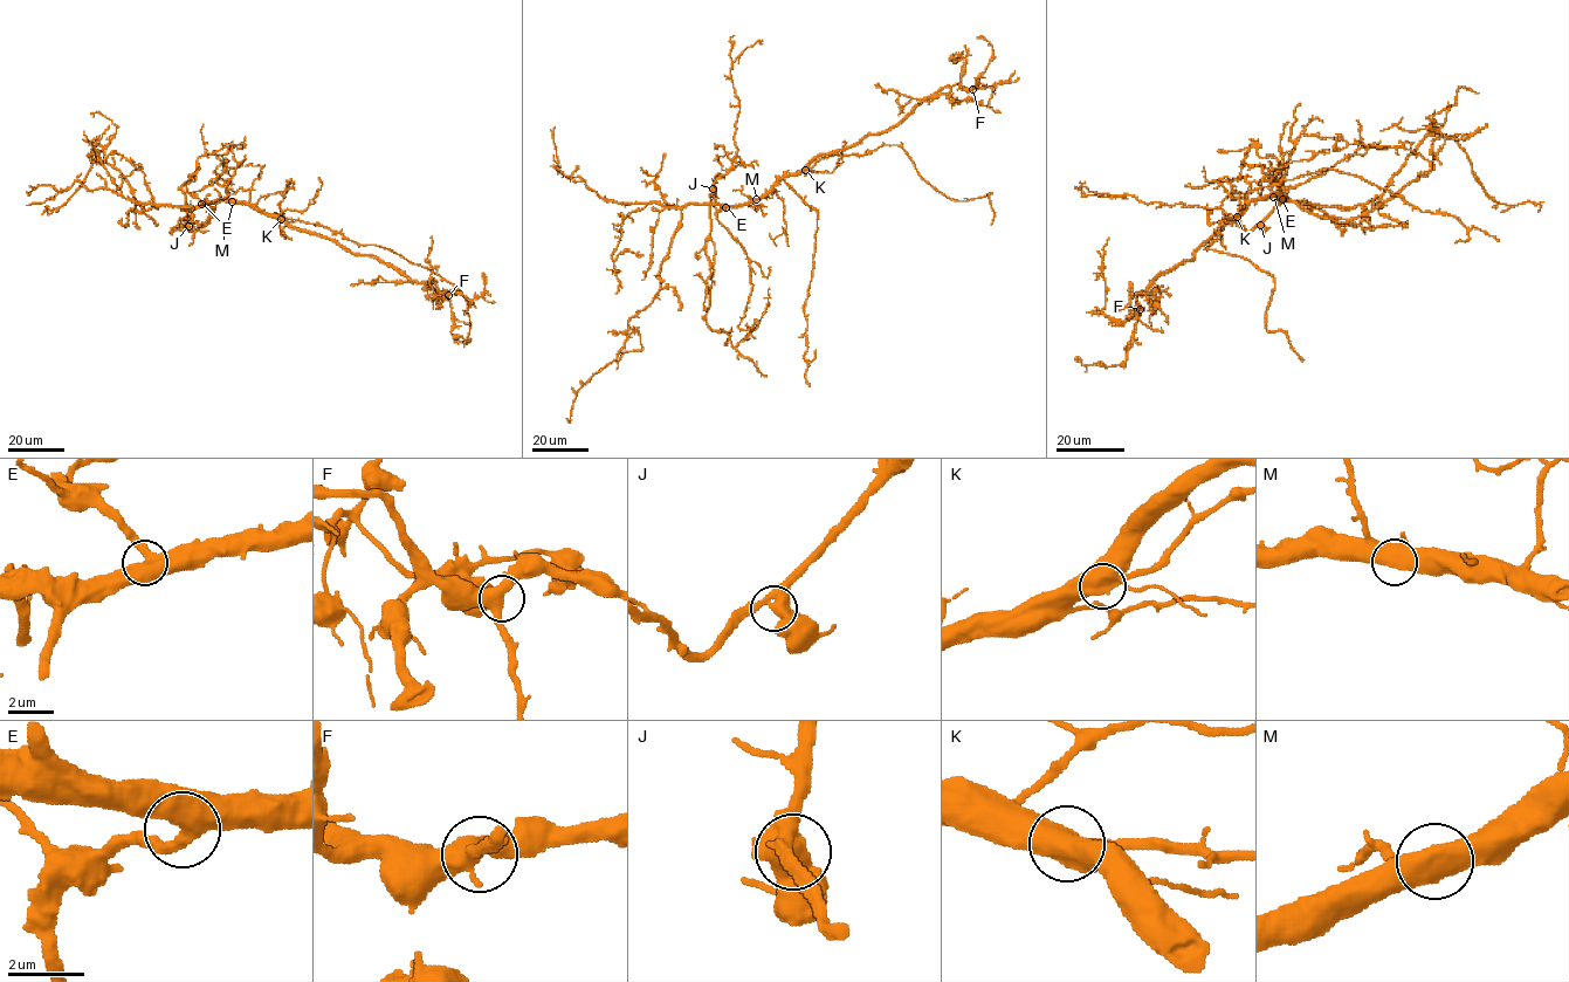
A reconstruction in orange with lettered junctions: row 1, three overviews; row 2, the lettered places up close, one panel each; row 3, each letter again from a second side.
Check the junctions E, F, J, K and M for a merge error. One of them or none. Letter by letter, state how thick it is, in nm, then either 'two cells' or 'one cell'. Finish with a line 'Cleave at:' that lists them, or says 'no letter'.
E: 480 nm | one cell
F: 480 nm | one cell
J: 480 nm | one cell
K: 500 nm | one cell
M: 480 nm | one cell
Cleave at: no letter

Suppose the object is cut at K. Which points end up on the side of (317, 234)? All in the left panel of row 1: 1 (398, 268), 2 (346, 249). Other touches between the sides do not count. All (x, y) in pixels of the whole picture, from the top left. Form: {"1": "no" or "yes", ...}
{"1": "yes", "2": "yes"}

